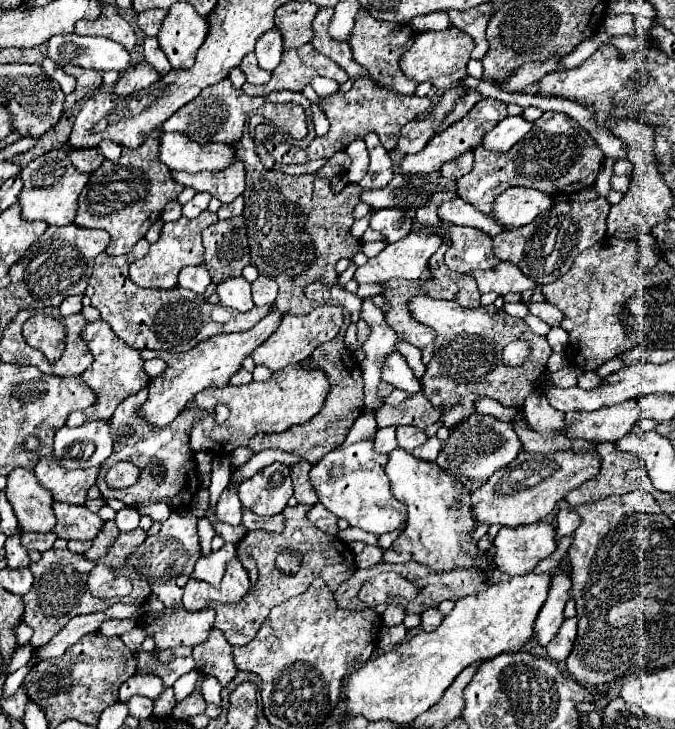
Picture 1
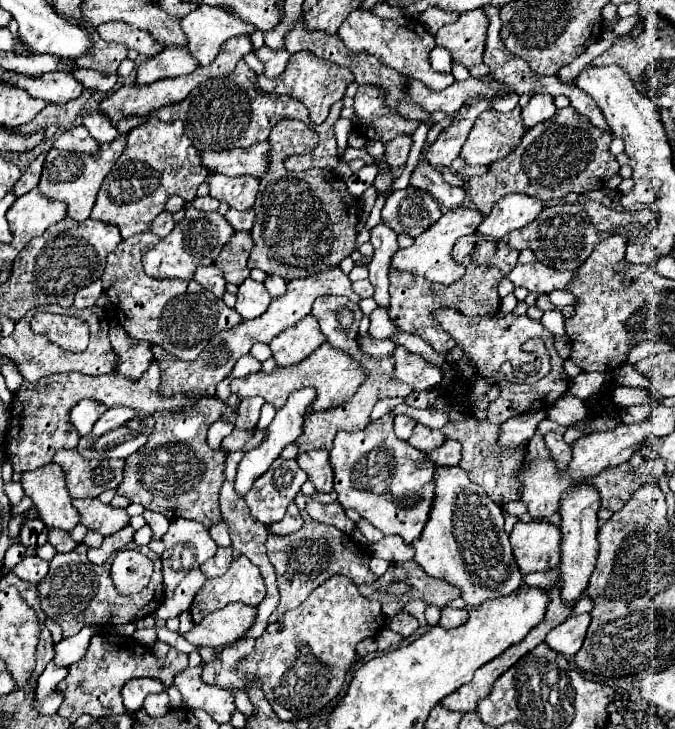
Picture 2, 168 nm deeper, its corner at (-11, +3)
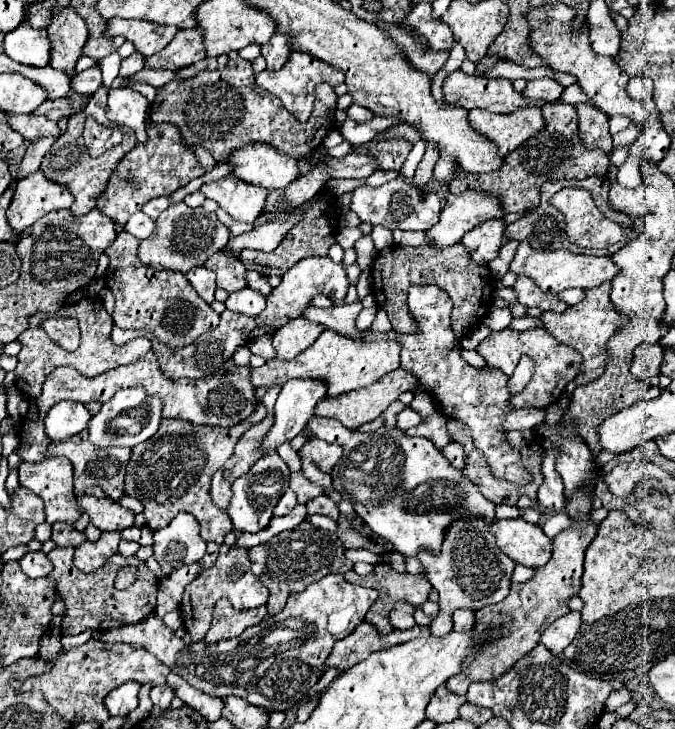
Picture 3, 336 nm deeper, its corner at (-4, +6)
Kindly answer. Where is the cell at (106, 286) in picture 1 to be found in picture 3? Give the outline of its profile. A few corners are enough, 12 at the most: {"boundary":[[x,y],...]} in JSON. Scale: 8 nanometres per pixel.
{"boundary":[[119,232],[105,282],[119,328],[169,348],[195,342],[219,314],[185,274],[137,258]]}

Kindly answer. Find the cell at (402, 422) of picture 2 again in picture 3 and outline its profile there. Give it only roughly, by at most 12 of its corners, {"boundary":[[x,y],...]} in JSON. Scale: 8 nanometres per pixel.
{"boundary":[[411,406],[397,416],[397,428],[417,426],[421,418]]}

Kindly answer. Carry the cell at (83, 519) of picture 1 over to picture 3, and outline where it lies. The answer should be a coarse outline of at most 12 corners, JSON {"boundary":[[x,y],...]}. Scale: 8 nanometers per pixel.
{"boundary":[[79,496],[101,532],[121,532],[135,514],[111,498]]}

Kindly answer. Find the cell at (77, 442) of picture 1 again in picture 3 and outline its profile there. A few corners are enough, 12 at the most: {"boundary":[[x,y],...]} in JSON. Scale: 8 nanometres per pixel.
{"boundary":[[145,388],[119,390],[89,420],[95,446],[137,446],[163,420]]}

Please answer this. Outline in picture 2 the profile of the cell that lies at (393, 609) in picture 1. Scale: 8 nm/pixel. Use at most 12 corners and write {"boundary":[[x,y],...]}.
{"boundary":[[412,600],[403,610],[418,620],[421,626],[427,626],[425,619],[426,603]]}

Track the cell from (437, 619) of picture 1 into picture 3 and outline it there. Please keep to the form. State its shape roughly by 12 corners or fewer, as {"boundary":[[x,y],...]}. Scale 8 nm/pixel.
{"boundary":[[457,610],[453,614],[453,628],[469,632],[475,626],[473,610]]}

